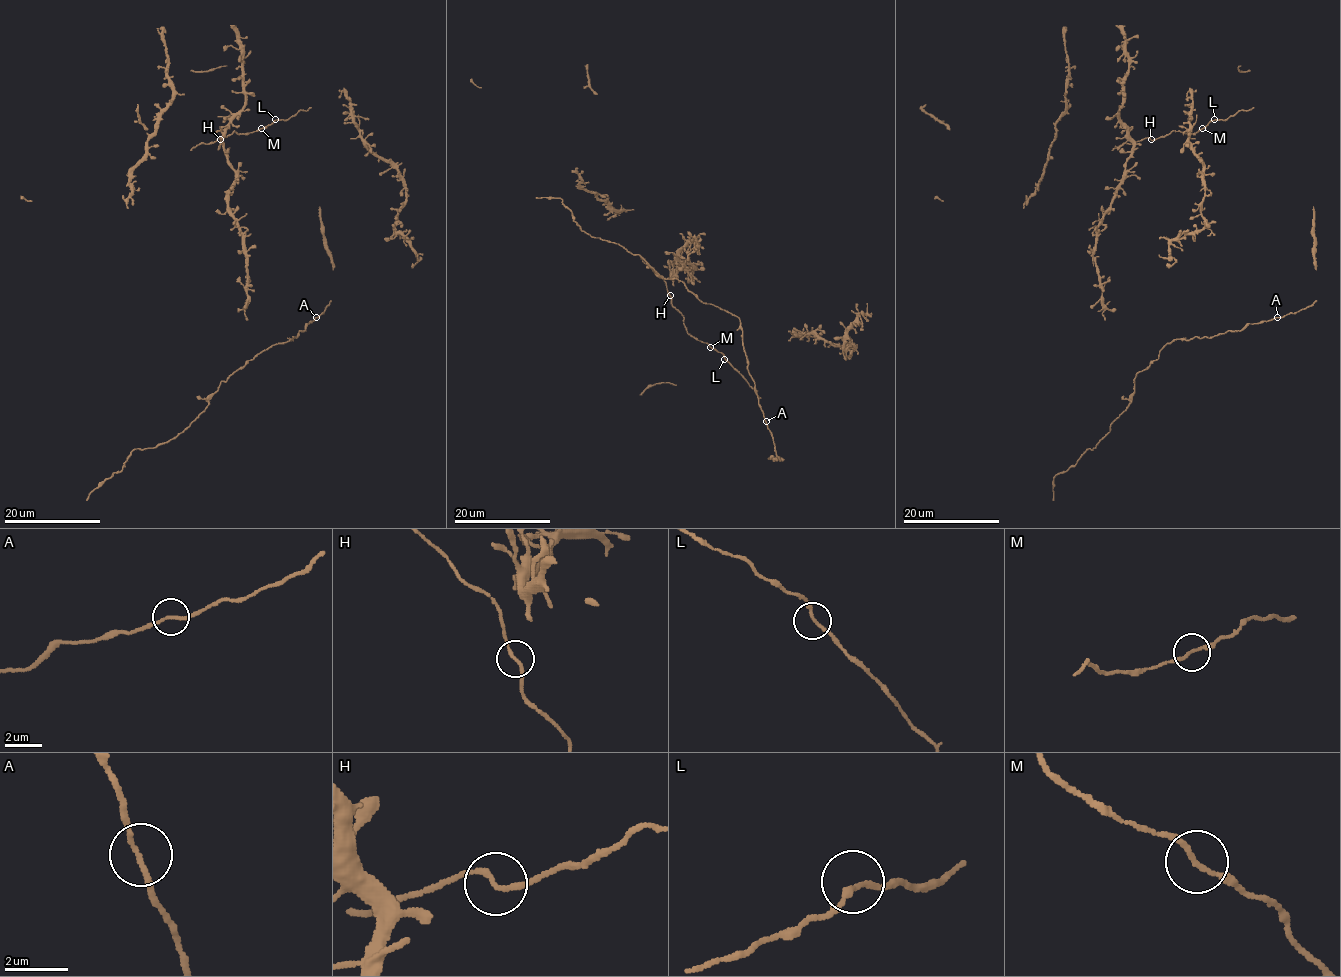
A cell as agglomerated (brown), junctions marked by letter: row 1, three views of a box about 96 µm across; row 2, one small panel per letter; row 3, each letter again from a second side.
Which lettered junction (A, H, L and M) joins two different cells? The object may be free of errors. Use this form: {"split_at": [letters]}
{"split_at": []}

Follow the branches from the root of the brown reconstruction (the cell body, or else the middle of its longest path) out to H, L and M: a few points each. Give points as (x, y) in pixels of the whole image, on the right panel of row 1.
H: (1119, 184), (1125, 175), (1125, 162), (1133, 144), (1147, 137), (1151, 140)
L: (1119, 184), (1125, 175), (1125, 162), (1137, 141), (1164, 137), (1172, 130), (1195, 134), (1214, 119)
M: (1119, 184), (1125, 175), (1125, 162), (1137, 141), (1164, 137), (1172, 130), (1195, 134), (1202, 129)

